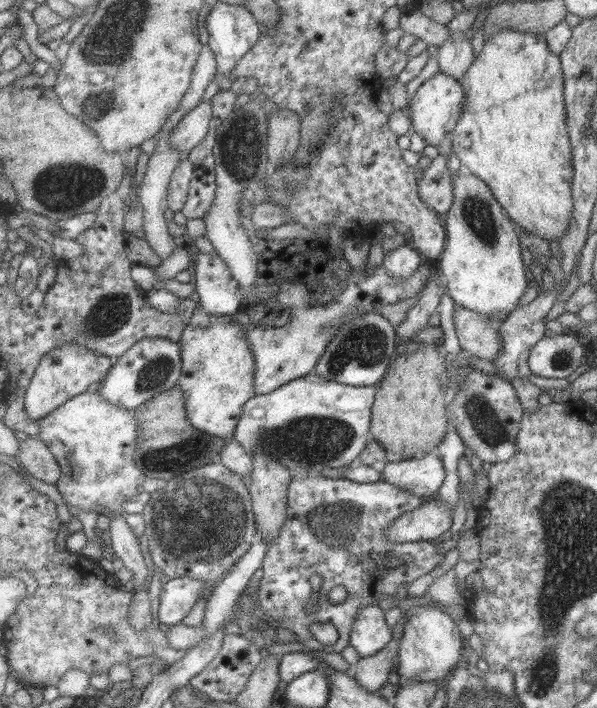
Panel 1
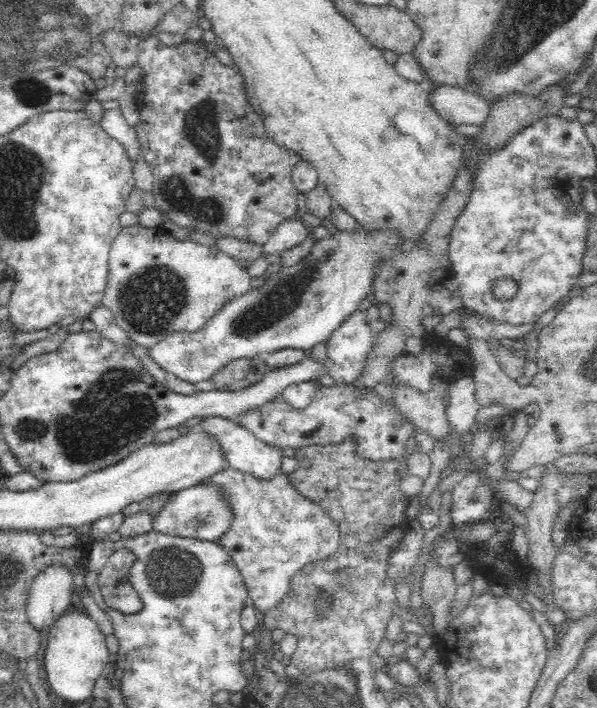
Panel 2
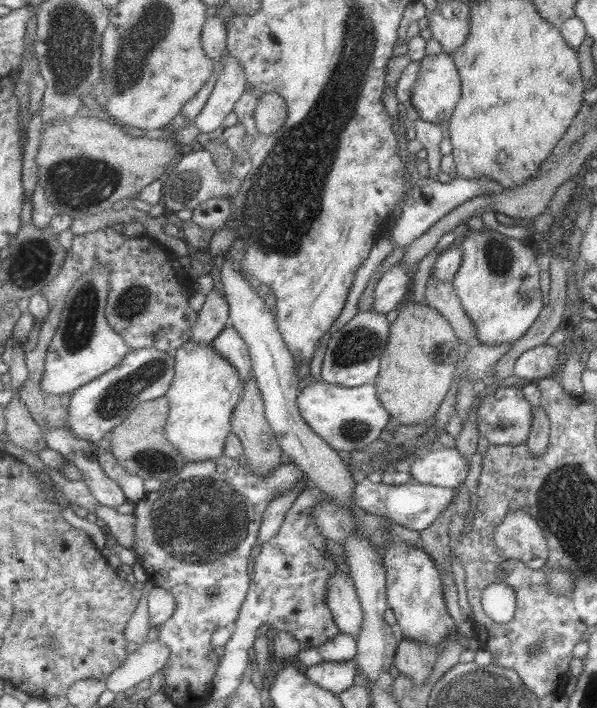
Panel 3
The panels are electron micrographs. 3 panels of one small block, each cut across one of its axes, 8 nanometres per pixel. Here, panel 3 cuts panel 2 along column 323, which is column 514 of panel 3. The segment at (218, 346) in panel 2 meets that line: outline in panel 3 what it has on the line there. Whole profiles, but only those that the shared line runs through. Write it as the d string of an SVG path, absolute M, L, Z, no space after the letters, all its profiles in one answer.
M484 225L483 230L467 228L467 232L456 240L461 249L459 266L452 278L452 285L460 301L461 309L472 322L476 331L476 342L486 346L511 345L525 334L542 310L543 298L539 290L539 268L535 263L537 251L529 241L514 239L500 234Z

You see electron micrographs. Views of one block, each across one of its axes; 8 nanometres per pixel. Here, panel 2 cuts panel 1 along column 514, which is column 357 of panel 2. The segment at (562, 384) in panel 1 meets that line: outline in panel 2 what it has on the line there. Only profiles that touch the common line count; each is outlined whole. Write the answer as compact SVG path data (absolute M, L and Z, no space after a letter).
M354 310L328 338L328 357L331 362L329 375L335 384L351 384L363 372L368 354L373 348L369 324L364 313Z

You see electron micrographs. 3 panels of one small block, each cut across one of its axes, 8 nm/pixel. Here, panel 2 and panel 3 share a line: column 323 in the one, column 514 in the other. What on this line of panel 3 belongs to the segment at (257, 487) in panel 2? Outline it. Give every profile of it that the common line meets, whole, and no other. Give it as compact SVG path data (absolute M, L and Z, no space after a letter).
M513 509L493 531L493 542L505 558L523 562L537 570L547 561L547 541L531 515Z

